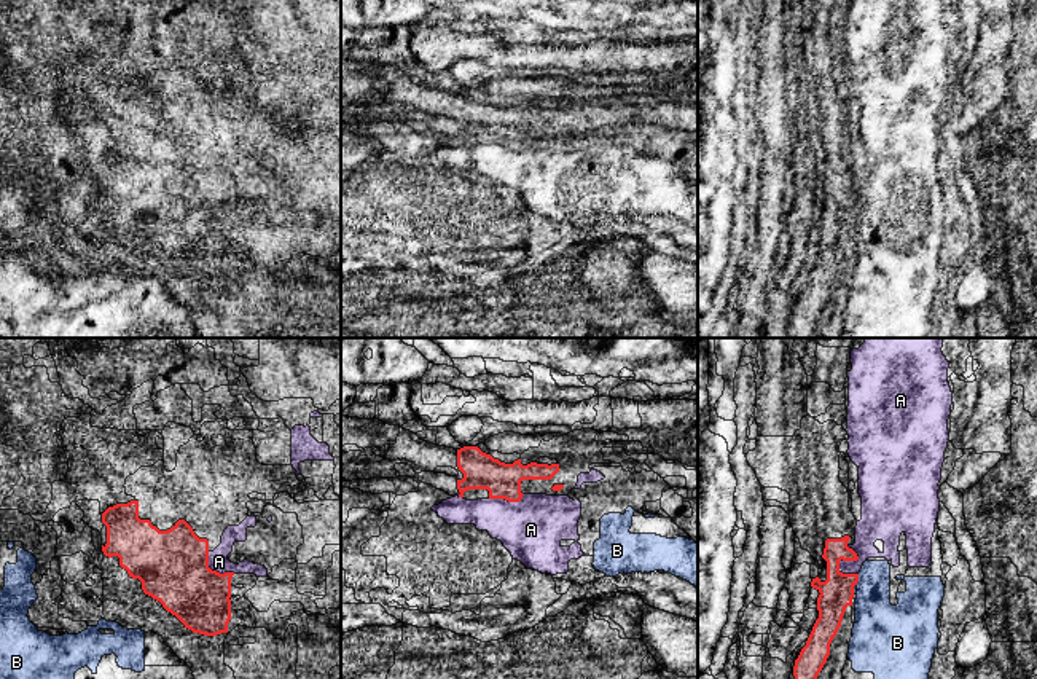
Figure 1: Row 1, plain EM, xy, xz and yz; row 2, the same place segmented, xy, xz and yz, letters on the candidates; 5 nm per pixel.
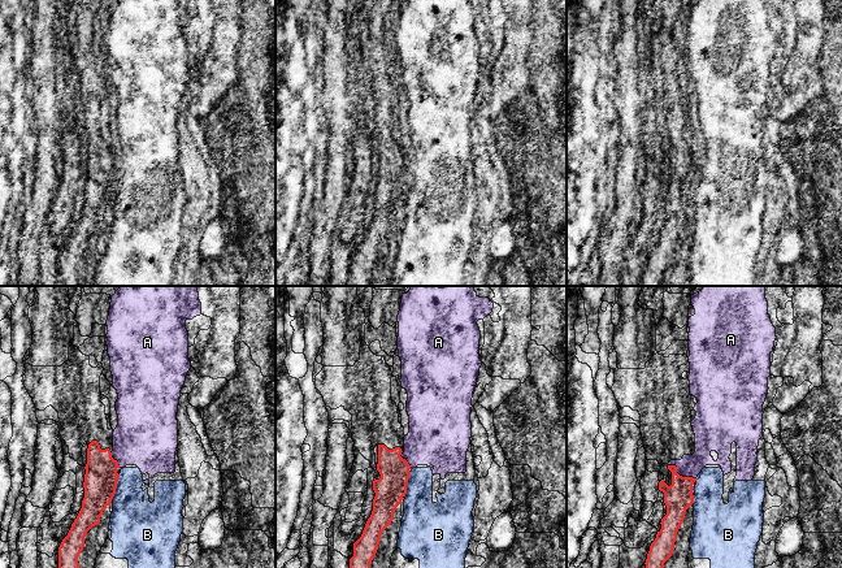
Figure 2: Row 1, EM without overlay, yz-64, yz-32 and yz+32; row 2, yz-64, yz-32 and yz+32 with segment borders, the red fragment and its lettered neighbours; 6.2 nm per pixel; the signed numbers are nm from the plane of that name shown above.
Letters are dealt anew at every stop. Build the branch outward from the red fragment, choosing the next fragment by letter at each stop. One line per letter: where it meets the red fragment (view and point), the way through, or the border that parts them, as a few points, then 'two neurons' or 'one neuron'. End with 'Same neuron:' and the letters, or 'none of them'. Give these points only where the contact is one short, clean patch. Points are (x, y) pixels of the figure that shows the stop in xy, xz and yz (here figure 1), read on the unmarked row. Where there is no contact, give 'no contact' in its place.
A: yz (843, 203) | two neurons
B: yz (857, 222) | two neurons
Same neuron: none of them

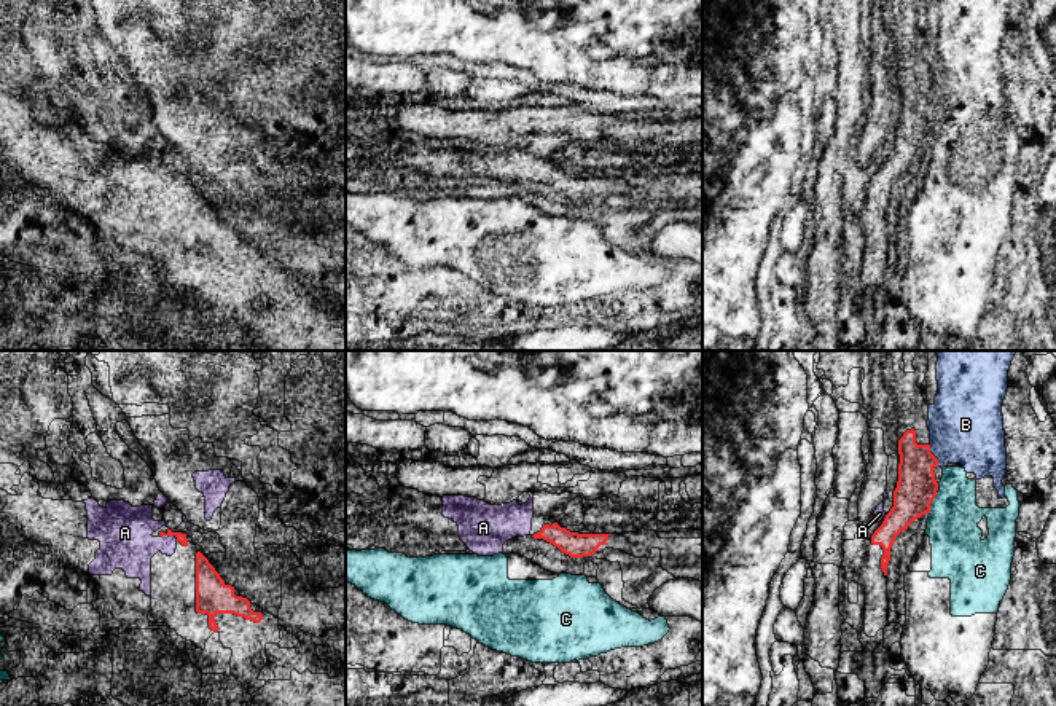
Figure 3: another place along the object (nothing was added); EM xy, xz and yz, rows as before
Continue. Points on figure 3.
A: xy (169, 179) | one neuron
B: yz (934, 99) | two neurons
C: yz (932, 144) | two neurons
Same neuron: A

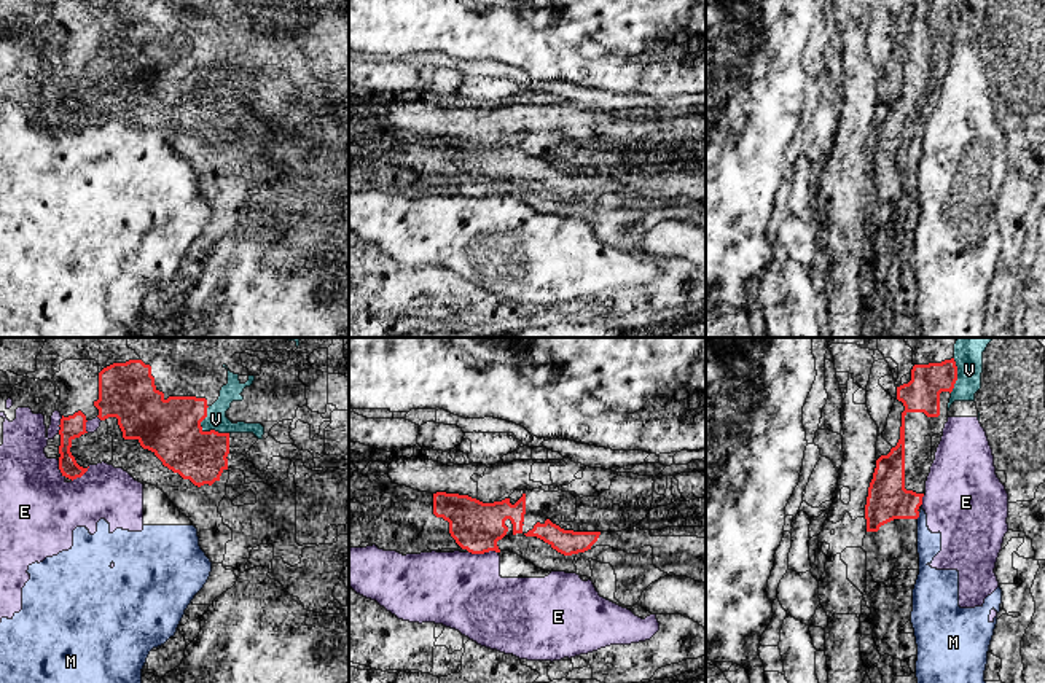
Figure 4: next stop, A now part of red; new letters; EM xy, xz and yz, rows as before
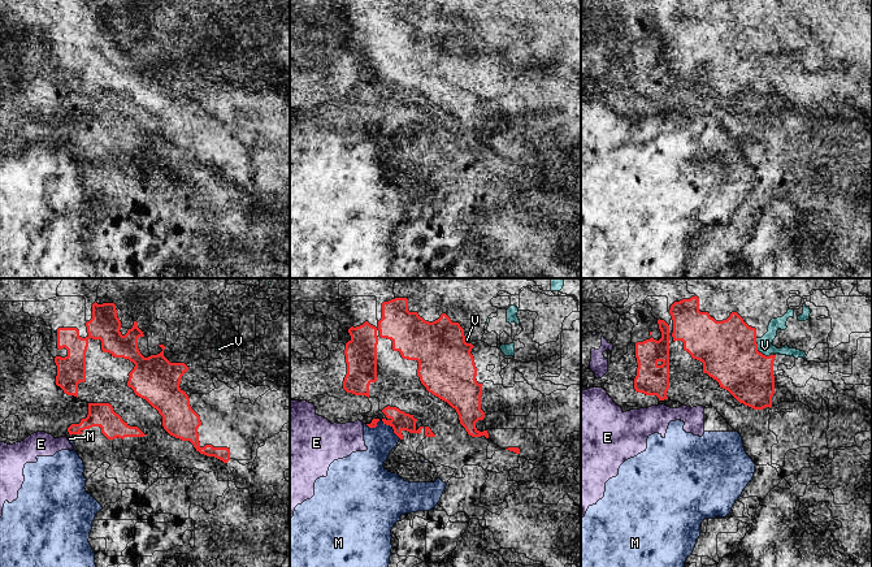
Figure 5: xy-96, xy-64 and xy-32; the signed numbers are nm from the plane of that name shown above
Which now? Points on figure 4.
E: xy (80, 120) | two neurons
M: yz (918, 160) | two neurons
V: xy (204, 75) | two neurons
Same neuron: none of them

